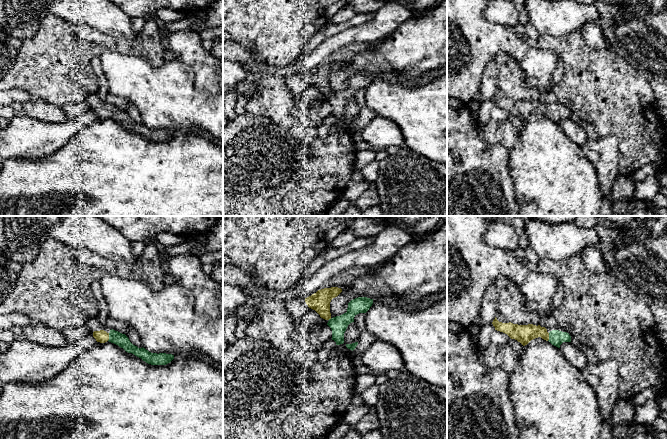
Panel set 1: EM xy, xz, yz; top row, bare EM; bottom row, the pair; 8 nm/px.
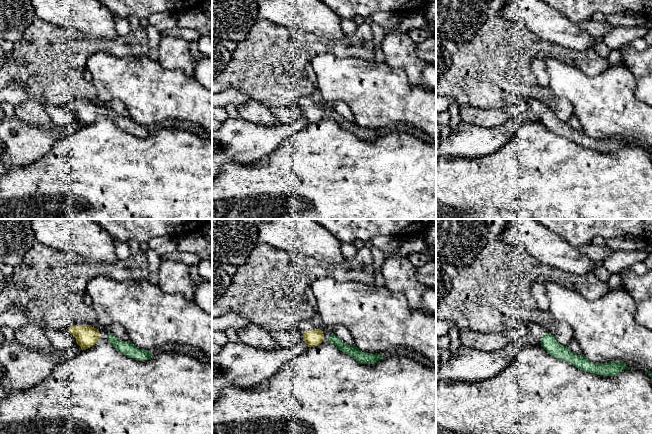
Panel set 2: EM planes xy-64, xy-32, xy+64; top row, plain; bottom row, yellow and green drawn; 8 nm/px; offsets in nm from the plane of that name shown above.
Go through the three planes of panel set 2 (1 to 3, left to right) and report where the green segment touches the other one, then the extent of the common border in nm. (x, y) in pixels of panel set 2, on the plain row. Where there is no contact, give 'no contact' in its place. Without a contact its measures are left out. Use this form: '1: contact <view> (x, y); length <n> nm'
1: no contact
2: no contact
3: no contact

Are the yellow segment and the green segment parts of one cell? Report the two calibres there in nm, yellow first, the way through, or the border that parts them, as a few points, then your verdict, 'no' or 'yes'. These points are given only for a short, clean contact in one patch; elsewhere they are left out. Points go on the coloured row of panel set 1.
100 nm thick on the yellow side, 100 nm on the other; runs through xy (101, 336), (108, 337), (116, 337), (121, 340); yes

